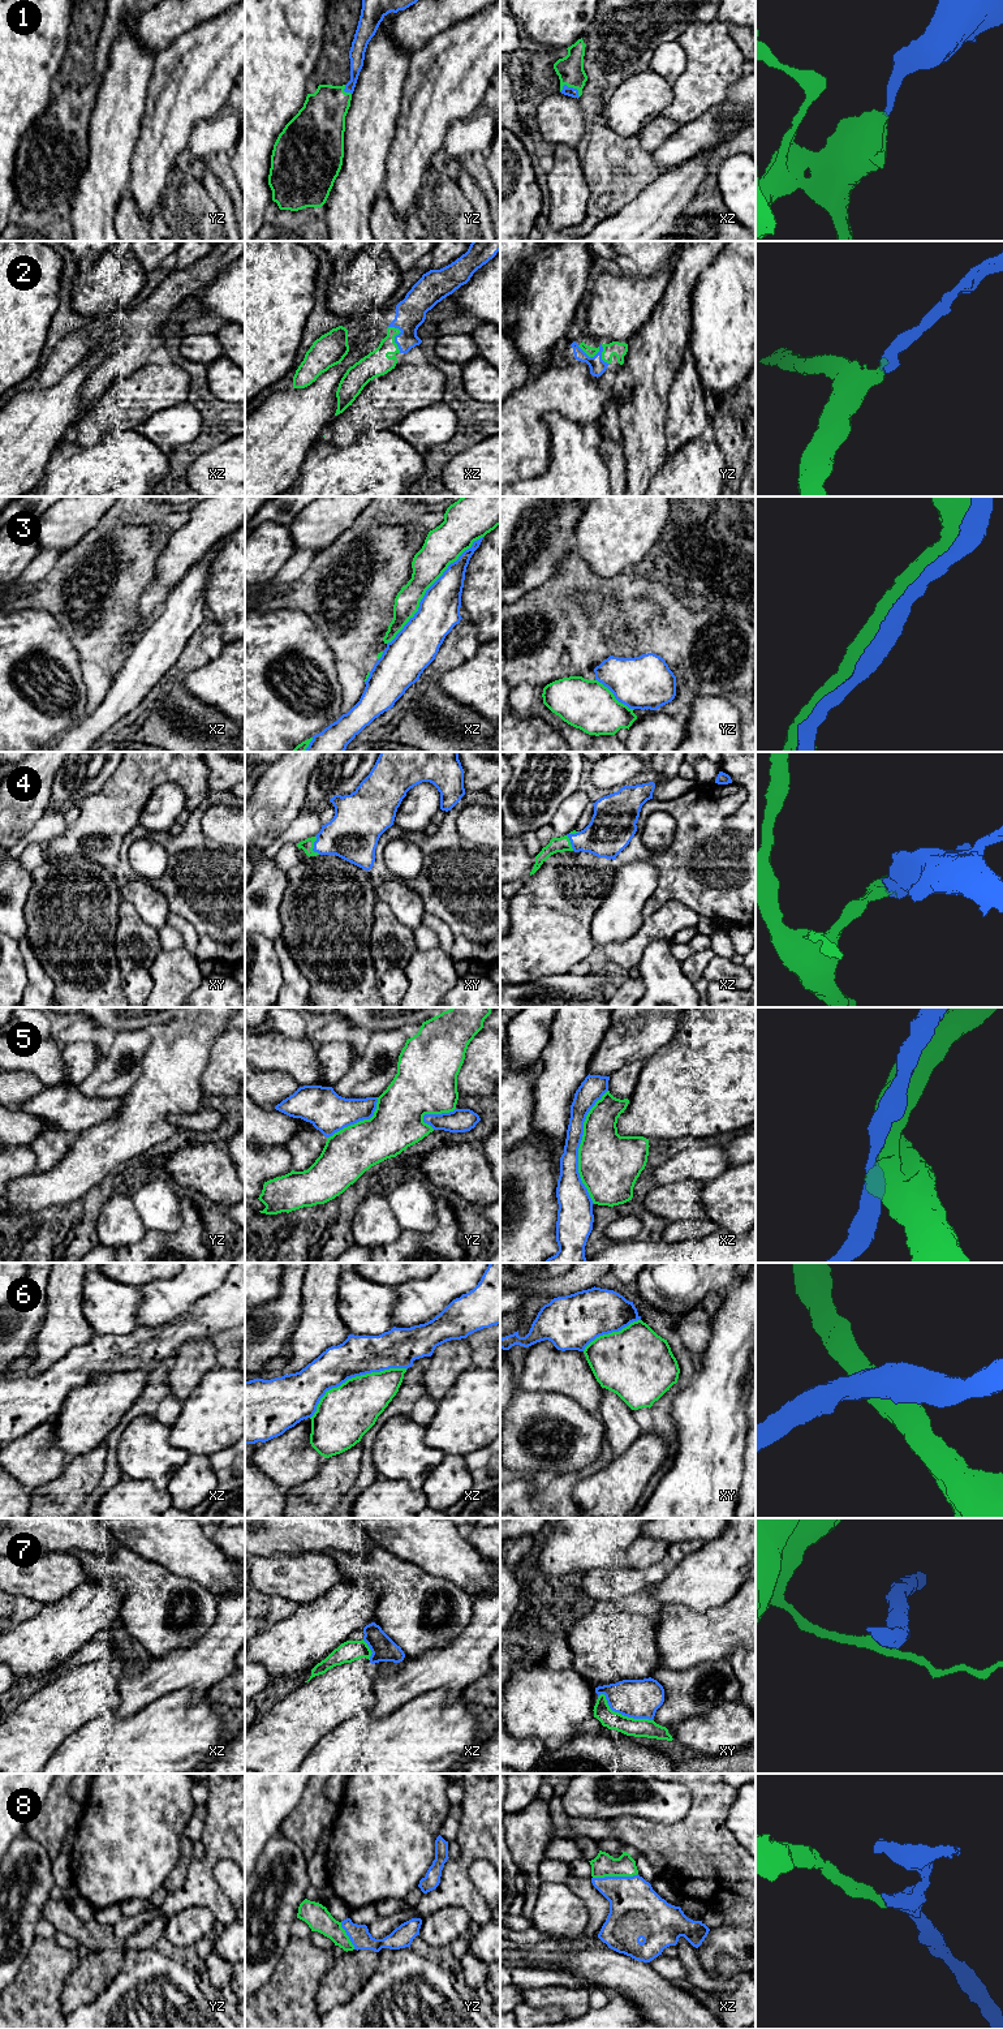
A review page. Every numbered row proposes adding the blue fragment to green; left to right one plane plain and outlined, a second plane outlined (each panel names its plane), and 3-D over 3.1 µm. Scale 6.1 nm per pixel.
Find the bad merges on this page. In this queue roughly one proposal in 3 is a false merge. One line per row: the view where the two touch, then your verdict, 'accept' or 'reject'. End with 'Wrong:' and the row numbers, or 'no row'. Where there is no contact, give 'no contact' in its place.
1: meets green in xz; accept
2: meets green in yz; accept
3: meets green in xz; accept
4: meets green in xz; accept
5: meets green in xz; reject
6: meets green in xz; reject
7: meets green in xy; reject
8: meets green in xz; accept
Wrong: 5, 6, 7

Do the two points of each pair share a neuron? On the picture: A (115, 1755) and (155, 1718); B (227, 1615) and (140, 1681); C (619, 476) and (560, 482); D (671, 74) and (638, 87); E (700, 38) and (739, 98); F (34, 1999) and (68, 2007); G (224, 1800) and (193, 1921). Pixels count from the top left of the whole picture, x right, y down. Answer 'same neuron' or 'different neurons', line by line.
A: same neuron
B: same neuron
C: different neurons
D: same neuron
E: different neurons
F: different neurons
G: different neurons

